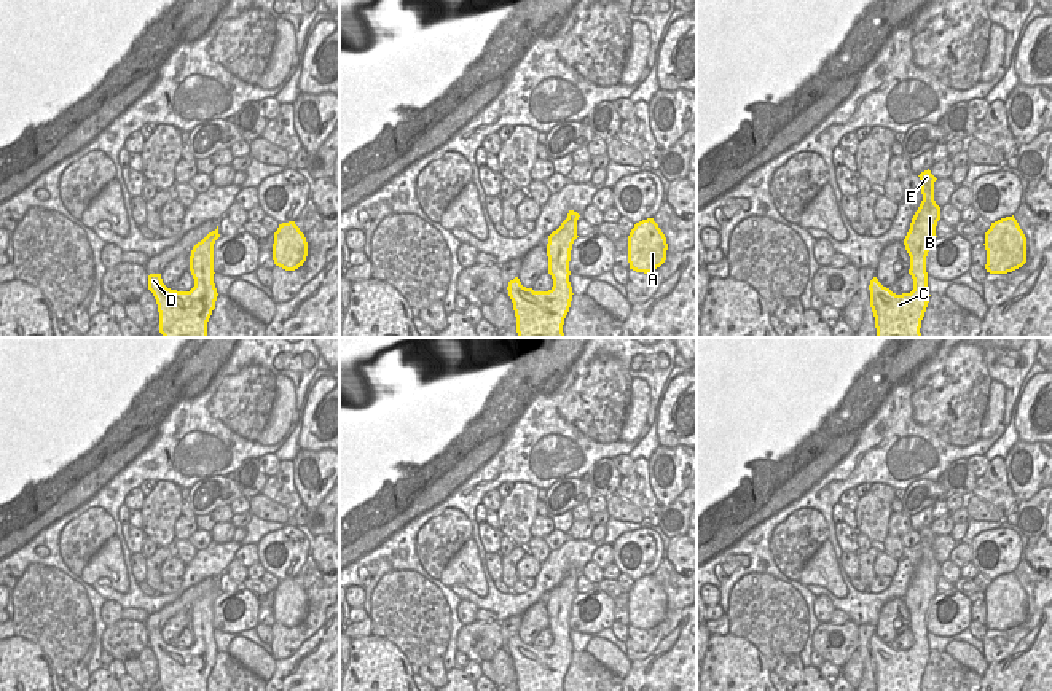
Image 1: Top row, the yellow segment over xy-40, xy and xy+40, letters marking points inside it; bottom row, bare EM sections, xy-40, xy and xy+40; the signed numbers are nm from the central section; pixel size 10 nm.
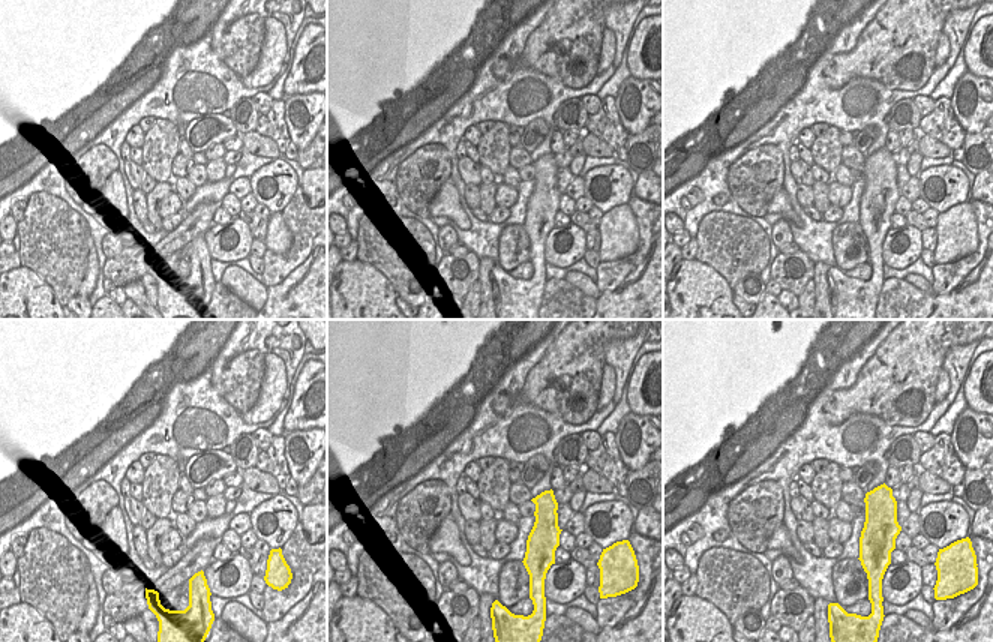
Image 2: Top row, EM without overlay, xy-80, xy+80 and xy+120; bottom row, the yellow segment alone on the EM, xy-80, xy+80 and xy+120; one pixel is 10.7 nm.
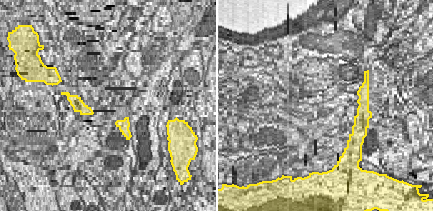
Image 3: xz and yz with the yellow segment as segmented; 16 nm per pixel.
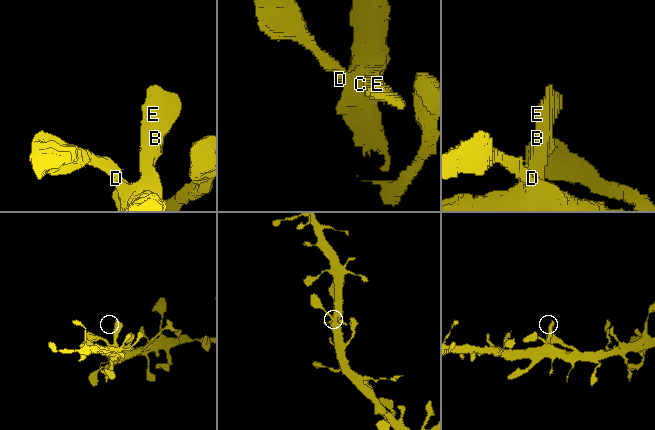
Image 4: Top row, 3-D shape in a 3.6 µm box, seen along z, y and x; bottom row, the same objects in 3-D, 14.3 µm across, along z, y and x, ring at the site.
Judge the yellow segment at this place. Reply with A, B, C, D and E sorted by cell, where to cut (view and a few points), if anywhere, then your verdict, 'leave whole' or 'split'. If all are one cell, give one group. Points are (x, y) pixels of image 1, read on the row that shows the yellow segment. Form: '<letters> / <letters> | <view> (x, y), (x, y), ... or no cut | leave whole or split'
A B C D E | no cut | leave whole

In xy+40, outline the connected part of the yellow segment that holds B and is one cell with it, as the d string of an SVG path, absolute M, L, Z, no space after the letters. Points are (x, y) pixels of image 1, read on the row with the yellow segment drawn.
M929 169L918 177L921 180L923 201L904 239L910 256L909 274L913 279L913 290L896 295L883 287L877 277L870 280L870 307L875 317L877 338L921 338L921 320L931 296L928 290L926 256L937 237L936 226L940 220L940 207L934 201L934 182L937 178Z

